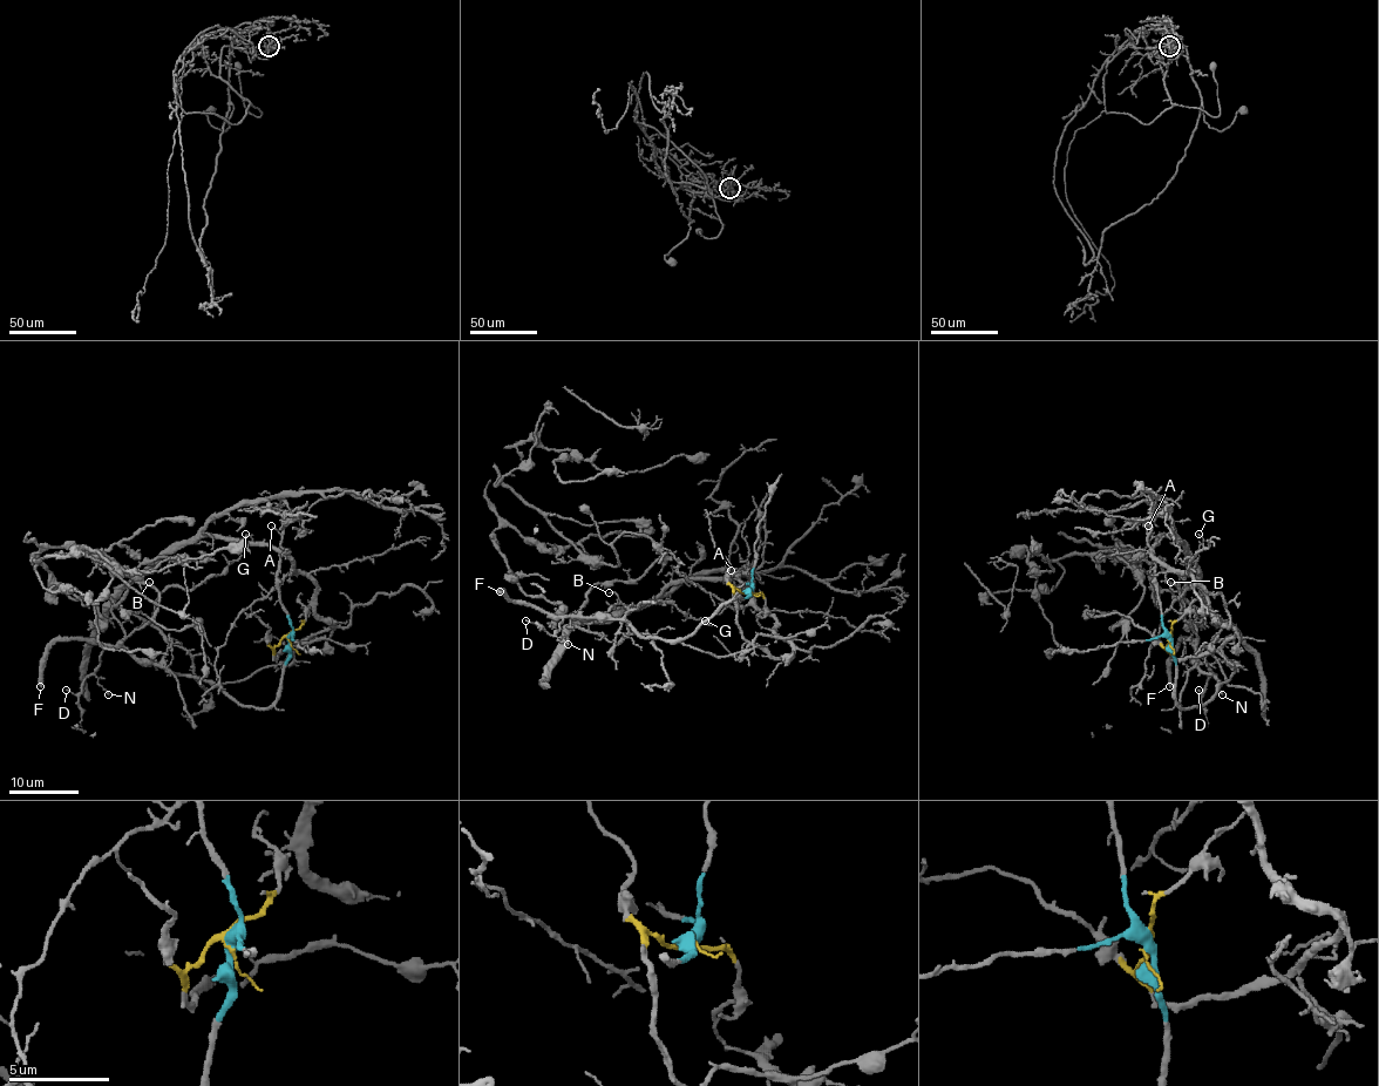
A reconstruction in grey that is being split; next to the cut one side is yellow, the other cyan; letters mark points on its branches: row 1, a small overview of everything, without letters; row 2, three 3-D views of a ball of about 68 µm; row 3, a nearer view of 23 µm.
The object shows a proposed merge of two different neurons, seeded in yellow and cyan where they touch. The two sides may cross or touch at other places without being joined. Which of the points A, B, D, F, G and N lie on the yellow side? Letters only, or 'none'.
none

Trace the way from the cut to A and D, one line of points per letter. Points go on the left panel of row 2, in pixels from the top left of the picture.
A: (289, 638), (292, 628), (278, 588), (282, 534), (271, 525)
D: (289, 638), (282, 692), (267, 707), (244, 707), (209, 681), (107, 646), (77, 693), (66, 690)

